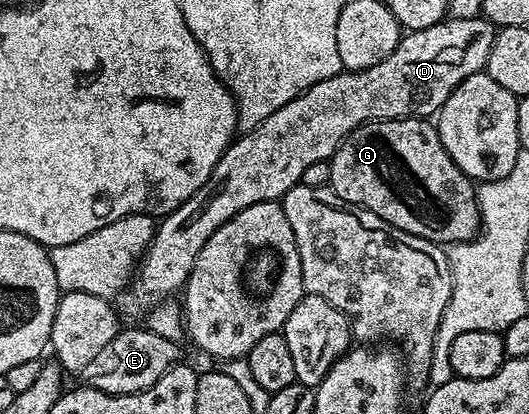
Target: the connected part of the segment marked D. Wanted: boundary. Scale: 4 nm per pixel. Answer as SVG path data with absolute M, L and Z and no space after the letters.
M448 17L437 25L429 25L429 29L407 31L385 61L364 71L342 70L329 77L329 81L317 81L317 85L289 101L289 105L281 105L277 113L265 117L260 127L236 138L217 161L209 181L176 211L158 220L155 235L139 260L129 287L132 299L128 313L146 312L174 296L171 294L175 290L176 294L186 287L197 253L201 253L205 241L209 241L225 221L254 203L282 200L289 189L301 182L309 165L322 159L330 160L343 144L344 137L362 123L434 116L458 83L486 68L496 30L484 17Z

